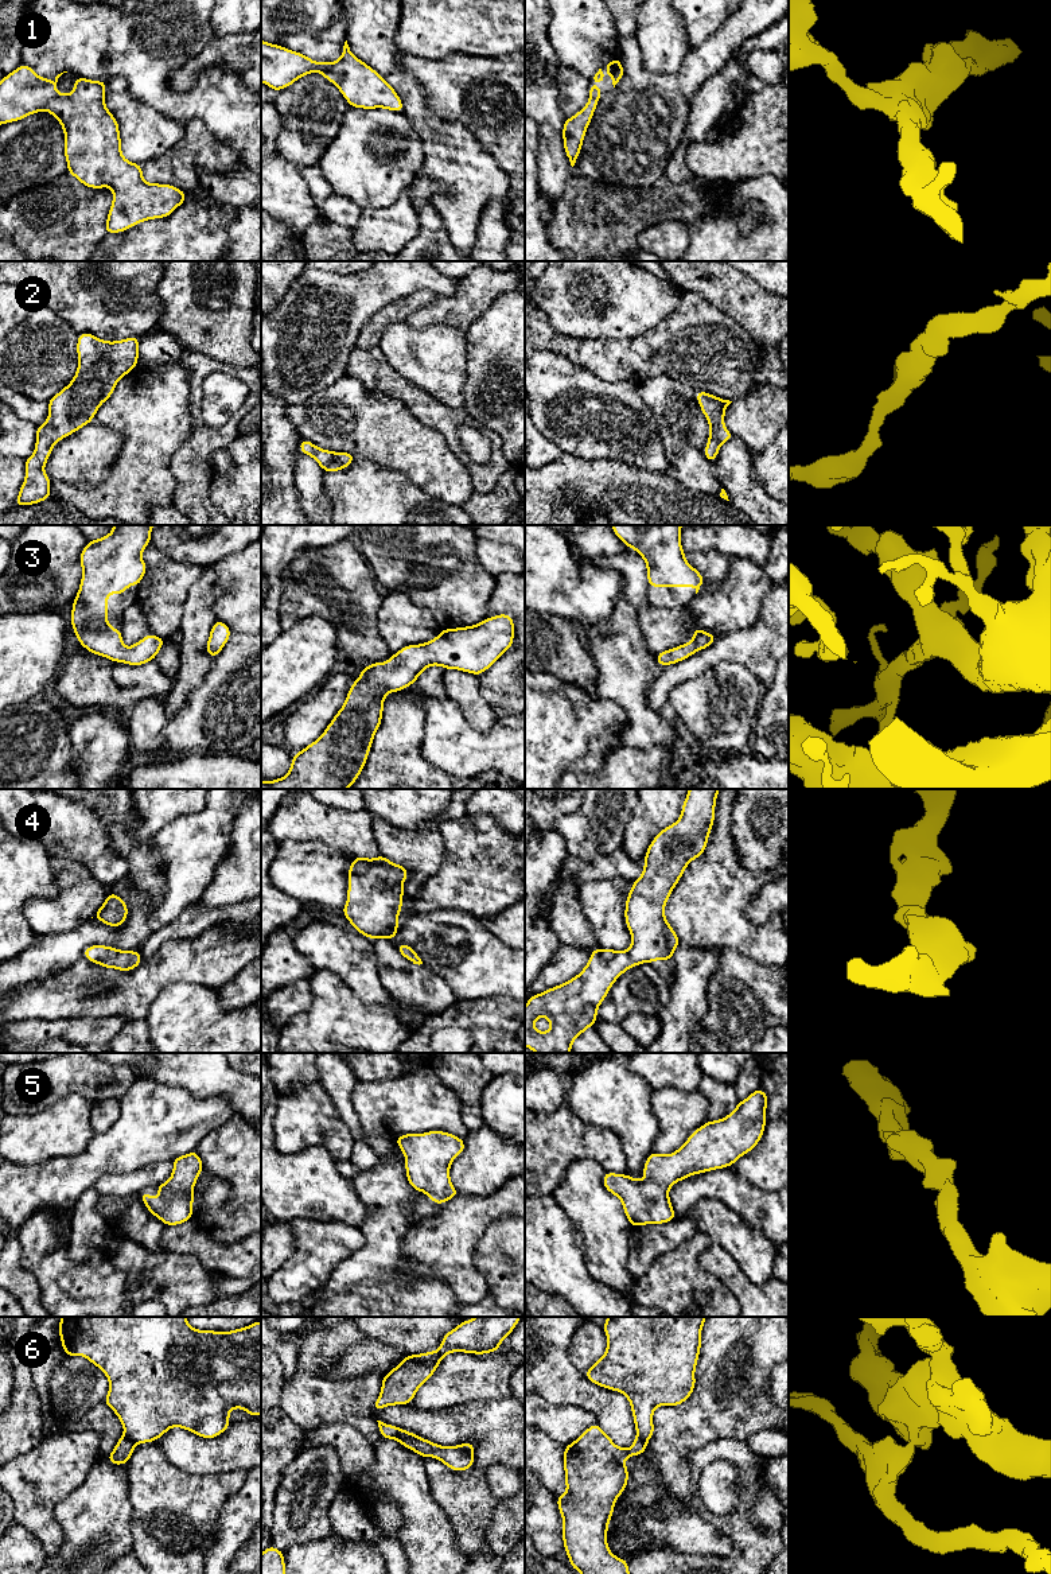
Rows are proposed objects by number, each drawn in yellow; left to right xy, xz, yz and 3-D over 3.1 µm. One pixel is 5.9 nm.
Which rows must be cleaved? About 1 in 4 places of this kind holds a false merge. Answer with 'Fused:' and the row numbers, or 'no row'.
Fused: 6

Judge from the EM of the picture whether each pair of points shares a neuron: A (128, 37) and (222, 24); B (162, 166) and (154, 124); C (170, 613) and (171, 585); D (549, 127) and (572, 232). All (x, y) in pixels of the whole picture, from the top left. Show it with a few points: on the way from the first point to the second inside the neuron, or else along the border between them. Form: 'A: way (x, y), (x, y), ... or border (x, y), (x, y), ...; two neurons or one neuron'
A: border (210, 14), (210, 24), (218, 35); two neurons
B: border (185, 135), (164, 152), (148, 159), (141, 166); two neurons
C: way (170, 606), (170, 591); one neuron
D: border (573, 171), (567, 181), (564, 193), (553, 206); two neurons

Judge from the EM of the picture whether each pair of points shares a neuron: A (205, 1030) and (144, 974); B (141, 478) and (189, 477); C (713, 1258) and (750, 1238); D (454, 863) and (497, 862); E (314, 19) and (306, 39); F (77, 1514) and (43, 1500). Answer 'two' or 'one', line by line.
A: two
B: two
C: two
D: one
E: two
F: two

